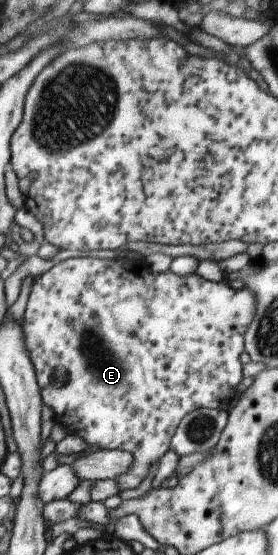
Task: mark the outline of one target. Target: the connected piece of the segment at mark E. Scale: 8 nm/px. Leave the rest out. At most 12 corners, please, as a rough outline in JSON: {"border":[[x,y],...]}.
{"border":[[144,261],[36,278],[21,329],[69,435],[136,488],[228,410],[257,296]]}

